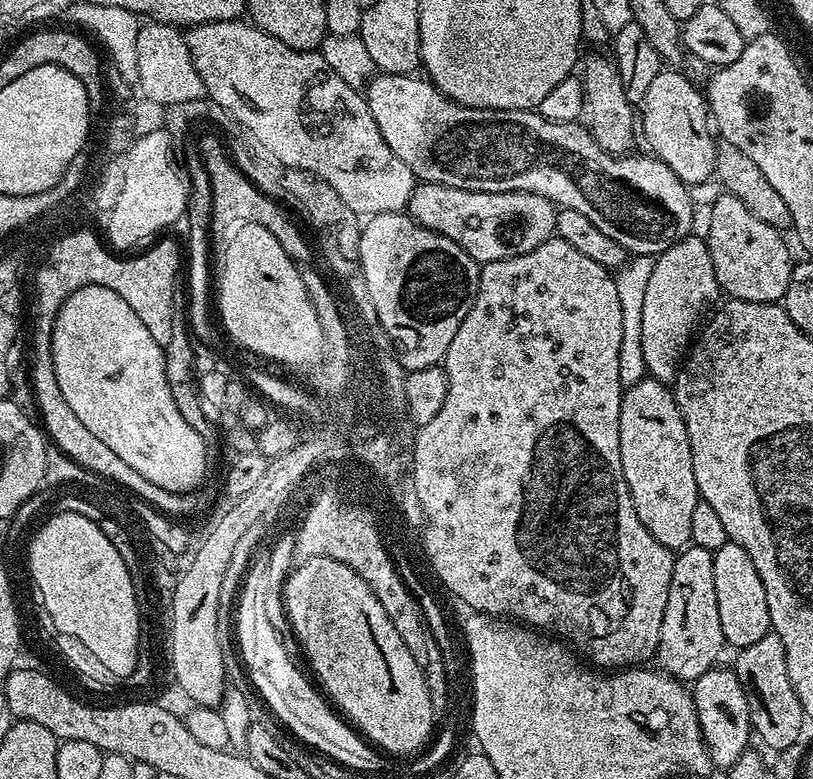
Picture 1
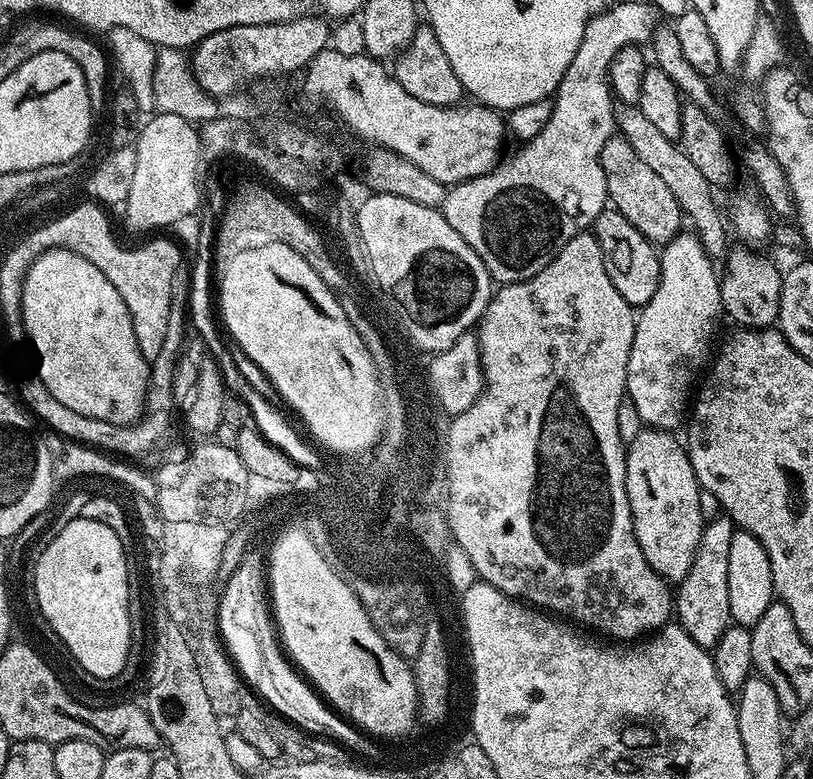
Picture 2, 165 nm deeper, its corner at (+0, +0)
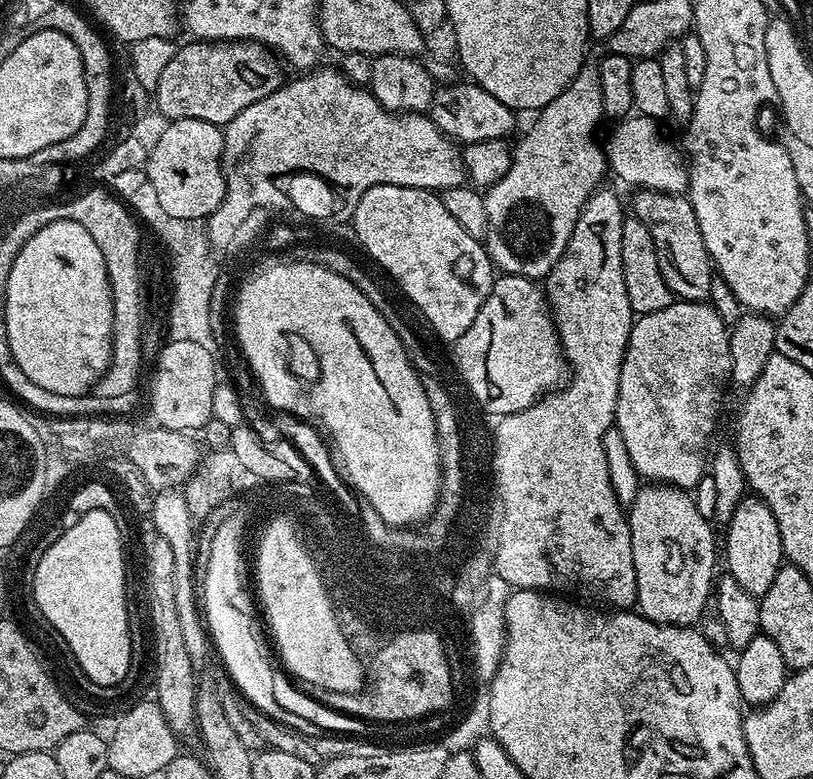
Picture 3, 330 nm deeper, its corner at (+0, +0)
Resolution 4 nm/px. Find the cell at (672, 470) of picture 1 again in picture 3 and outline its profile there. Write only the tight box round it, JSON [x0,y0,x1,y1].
[626,482,718,625]

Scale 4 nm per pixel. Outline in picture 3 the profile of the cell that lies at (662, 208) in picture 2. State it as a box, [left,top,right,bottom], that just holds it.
[630,188,714,302]

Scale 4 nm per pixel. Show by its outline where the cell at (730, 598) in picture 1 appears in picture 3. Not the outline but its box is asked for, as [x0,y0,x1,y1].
[722,494,786,598]

